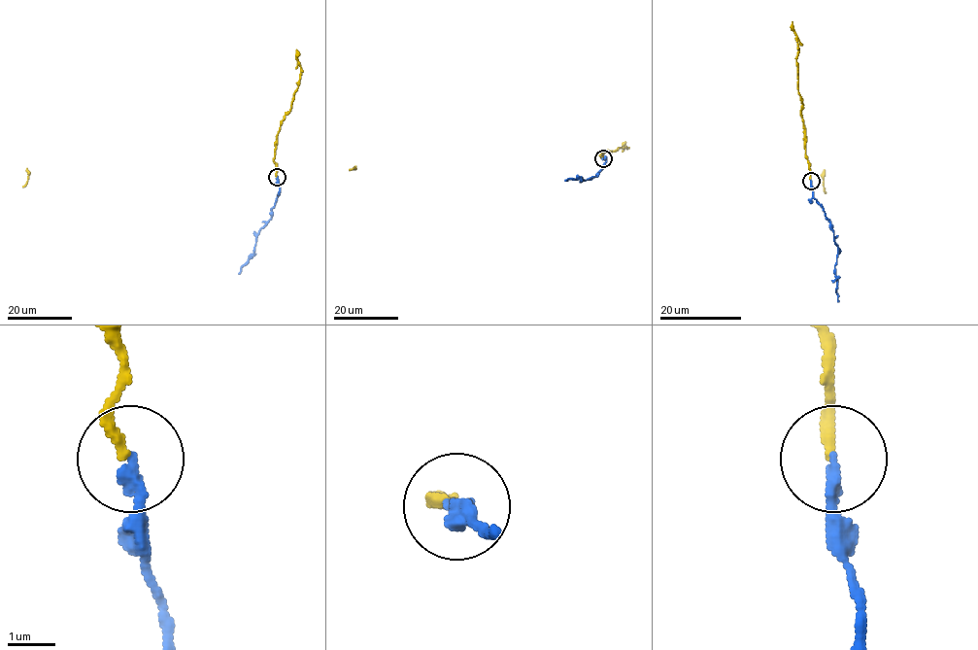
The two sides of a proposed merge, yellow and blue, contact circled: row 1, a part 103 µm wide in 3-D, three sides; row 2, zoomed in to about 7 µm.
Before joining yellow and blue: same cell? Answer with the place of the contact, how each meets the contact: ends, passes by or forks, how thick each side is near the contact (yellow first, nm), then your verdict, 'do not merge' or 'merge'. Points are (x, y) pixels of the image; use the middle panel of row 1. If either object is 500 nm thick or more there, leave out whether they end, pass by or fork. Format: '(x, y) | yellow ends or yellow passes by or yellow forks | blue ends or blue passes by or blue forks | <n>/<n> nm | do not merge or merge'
(603, 158) | yellow ends | blue ends | 200/240 nm | merge

